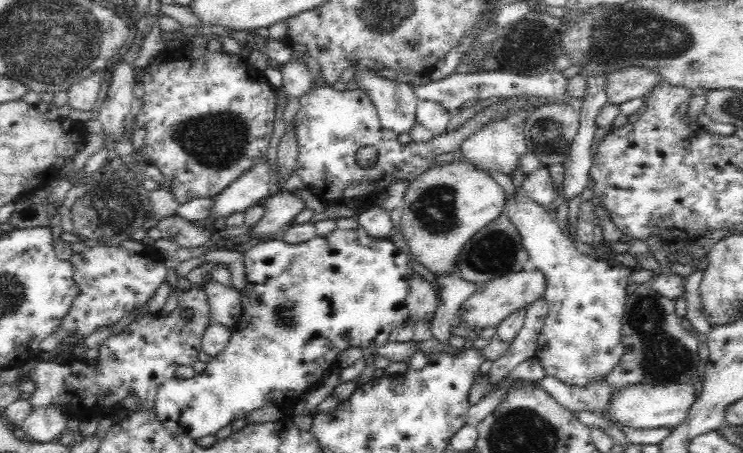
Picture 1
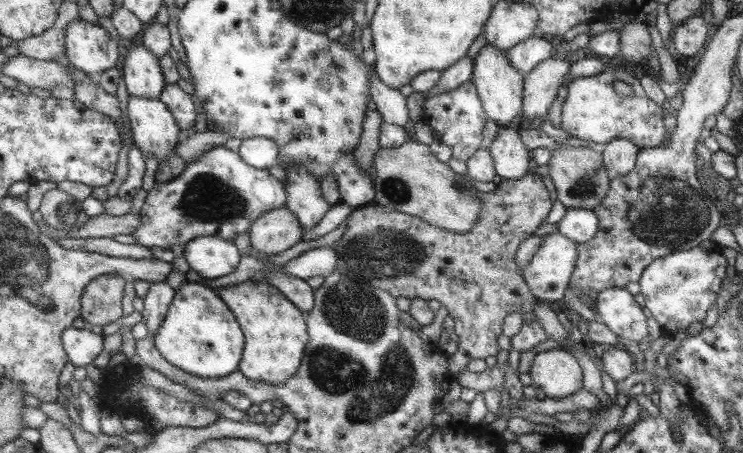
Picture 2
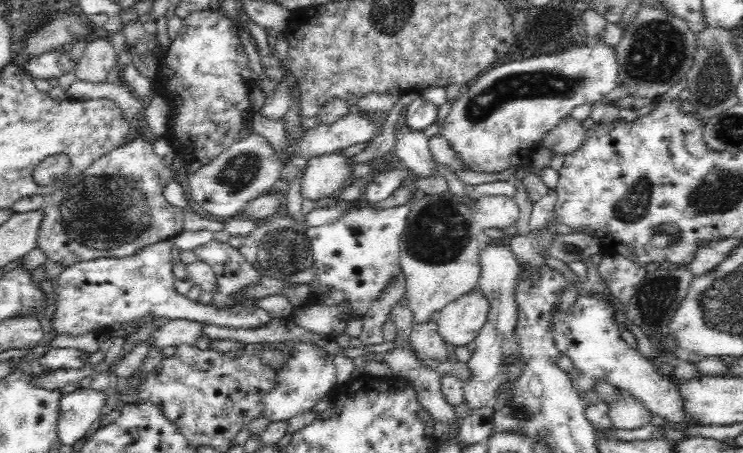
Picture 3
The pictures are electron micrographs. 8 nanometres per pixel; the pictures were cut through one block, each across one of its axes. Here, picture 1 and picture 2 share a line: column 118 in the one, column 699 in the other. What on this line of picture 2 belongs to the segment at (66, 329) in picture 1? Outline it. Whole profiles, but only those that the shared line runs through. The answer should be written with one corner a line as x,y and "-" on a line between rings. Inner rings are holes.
705,240
689,250
672,252
661,258
656,258
645,267
639,280
636,281
640,286
640,293
643,295
645,308
649,309
651,317
661,327
662,332
676,334
678,331
685,330
690,324
703,320
707,309
714,306
717,290
725,278
726,261
721,253
722,247

